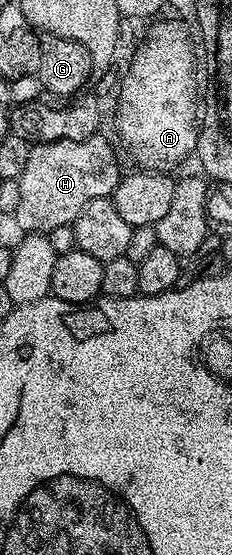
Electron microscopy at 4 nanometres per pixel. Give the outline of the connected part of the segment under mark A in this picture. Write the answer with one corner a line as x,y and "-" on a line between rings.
163,17
152,22
143,44
135,51
127,72
121,75
117,87
117,129
122,133
125,149
130,149
134,159
139,159
139,169
145,171
170,172
170,167
183,163
196,154
199,146
199,124
201,122
201,83
191,74
191,35
175,17

